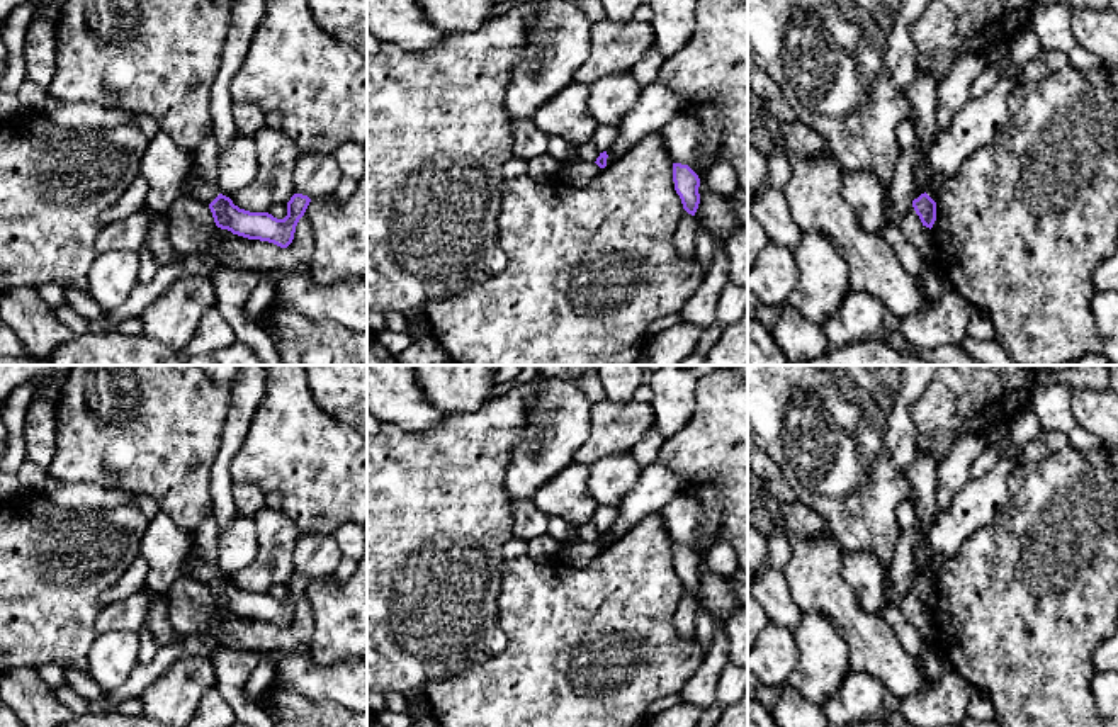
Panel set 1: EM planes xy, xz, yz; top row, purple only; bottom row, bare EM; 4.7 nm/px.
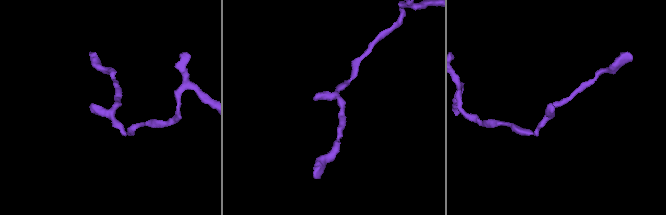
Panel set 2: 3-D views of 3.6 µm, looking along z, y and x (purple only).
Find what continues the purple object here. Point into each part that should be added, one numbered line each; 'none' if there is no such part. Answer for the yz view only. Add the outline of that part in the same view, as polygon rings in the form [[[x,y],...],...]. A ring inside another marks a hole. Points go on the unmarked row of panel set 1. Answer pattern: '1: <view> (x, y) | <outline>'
none

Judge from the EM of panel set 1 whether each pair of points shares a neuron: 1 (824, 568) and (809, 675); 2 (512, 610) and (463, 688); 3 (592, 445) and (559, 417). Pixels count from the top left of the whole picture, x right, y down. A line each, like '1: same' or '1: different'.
1: different
2: same
3: different

